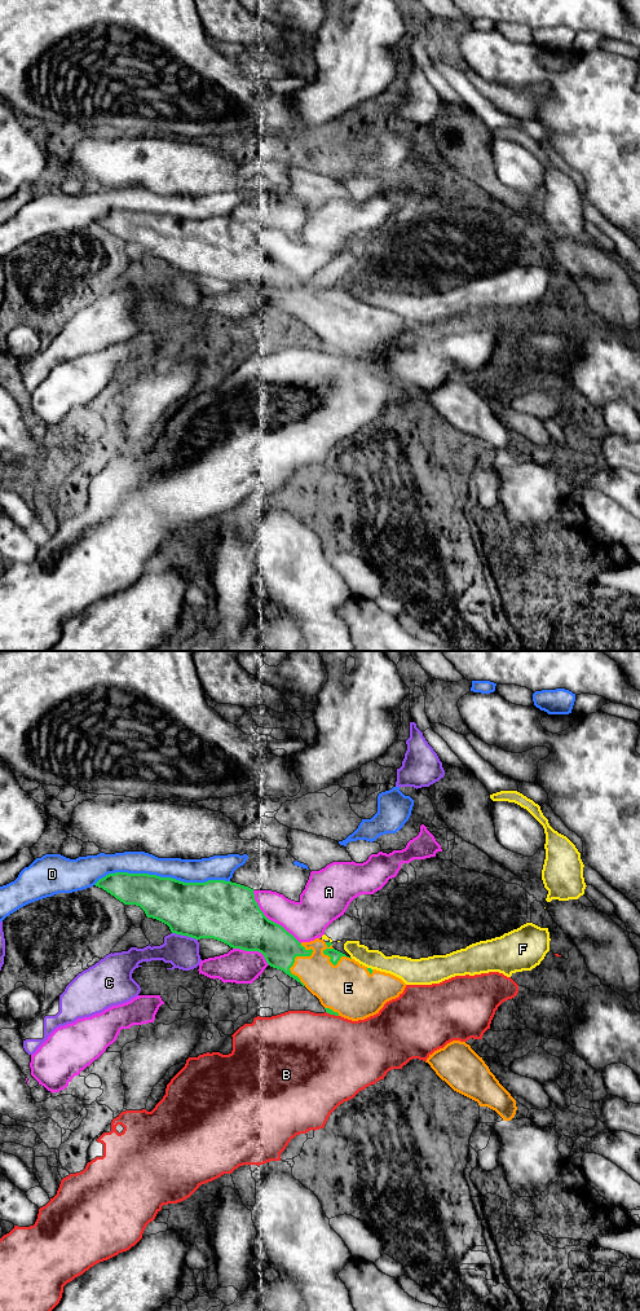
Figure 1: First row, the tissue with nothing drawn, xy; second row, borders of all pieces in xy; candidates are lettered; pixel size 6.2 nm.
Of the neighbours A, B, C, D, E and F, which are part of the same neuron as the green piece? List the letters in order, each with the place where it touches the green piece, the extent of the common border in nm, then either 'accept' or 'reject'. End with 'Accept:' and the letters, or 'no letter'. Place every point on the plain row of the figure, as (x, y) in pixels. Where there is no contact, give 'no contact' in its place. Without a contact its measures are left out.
A: xy (270, 258) | 440 nm | reject
B: xy (332, 351) | 90 nm | reject
C: xy (185, 272) | 170 nm | reject
D: xy (160, 215) | 850 nm | reject
E: xy (296, 293) | 260 nm | accept
F: xy (370, 306) | 40 nm | reject
Accept: E

